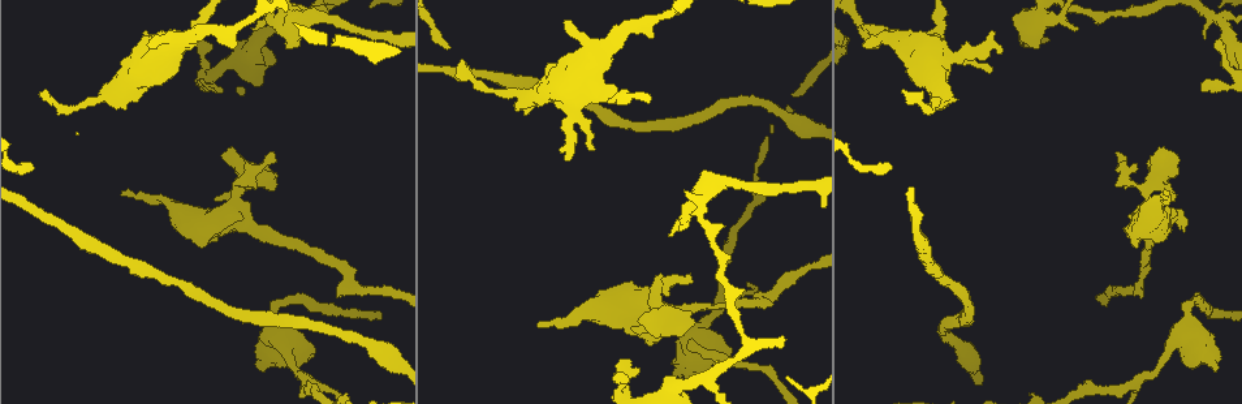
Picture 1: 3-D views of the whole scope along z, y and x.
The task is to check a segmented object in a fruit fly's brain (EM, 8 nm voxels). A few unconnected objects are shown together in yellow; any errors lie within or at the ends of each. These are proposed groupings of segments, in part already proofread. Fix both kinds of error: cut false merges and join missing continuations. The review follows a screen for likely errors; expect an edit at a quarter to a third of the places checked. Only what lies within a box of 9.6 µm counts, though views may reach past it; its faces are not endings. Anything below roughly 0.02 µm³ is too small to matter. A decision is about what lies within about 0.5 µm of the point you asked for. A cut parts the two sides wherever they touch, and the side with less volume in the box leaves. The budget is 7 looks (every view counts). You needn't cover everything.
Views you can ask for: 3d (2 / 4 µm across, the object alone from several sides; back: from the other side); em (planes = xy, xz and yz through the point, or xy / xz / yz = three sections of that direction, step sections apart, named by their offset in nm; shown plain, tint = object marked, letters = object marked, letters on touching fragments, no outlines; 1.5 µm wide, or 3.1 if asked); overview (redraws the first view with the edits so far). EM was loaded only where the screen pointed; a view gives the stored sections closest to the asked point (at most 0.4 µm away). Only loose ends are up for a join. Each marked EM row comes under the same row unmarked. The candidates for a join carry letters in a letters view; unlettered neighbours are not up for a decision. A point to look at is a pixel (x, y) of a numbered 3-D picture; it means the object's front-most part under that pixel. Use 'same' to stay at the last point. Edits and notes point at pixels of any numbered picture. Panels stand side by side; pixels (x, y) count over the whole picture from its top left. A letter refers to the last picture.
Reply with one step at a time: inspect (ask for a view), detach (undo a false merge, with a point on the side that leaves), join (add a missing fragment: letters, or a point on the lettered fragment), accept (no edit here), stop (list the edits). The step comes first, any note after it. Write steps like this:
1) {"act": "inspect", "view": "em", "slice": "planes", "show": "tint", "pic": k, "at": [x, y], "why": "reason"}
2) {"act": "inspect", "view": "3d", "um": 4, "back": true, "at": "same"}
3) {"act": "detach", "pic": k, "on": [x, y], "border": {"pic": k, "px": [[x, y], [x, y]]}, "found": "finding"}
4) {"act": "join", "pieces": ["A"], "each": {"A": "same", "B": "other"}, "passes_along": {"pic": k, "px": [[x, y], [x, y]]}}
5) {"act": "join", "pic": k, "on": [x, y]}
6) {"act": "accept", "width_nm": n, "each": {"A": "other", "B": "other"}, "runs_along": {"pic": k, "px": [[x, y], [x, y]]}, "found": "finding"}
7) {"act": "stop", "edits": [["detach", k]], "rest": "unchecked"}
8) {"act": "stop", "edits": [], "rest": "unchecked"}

{"act": "inspect", "view": "3d", "um": 2, "pic": 1, "at": [1200, 87], "why": "tapers out"}

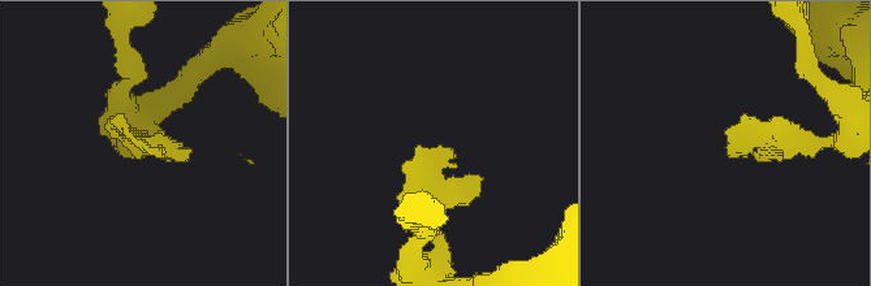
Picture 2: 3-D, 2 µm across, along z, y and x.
{"act": "inspect", "view": "em", "slice": "planes", "show": "letters", "pic": 2, "at": [129, 138], "why": "need the tissue"}

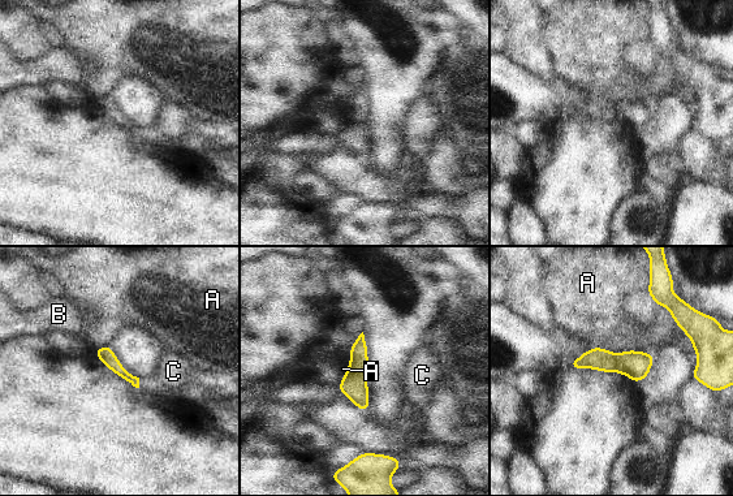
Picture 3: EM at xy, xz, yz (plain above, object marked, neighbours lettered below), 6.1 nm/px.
{"act": "accept", "longest_contact_nm": ["A", 190], "each": {"A": "other", "B": "other", "C": "other"}, "runs_along": {"pic": 3, "px": [[650, 357], [642, 362], [574, 363]]}, "found": "none of them fits"}

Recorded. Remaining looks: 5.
{"act": "inspect", "view": "3d", "um": 4, "pic": 1, "at": [1036, 20]}

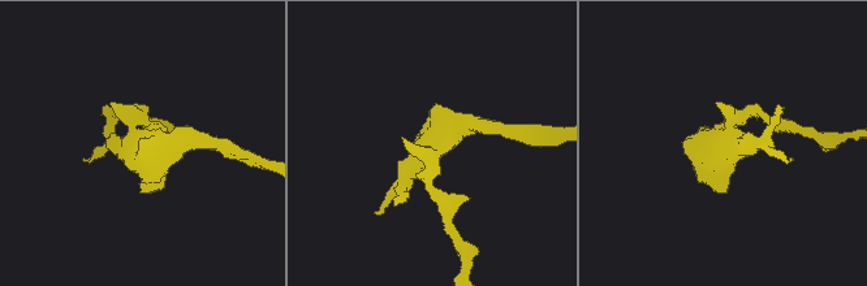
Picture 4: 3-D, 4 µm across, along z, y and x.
{"act": "inspect", "view": "em", "slice": "planes", "show": "letters", "pic": 4, "at": [720, 145], "why": "now the EM"}

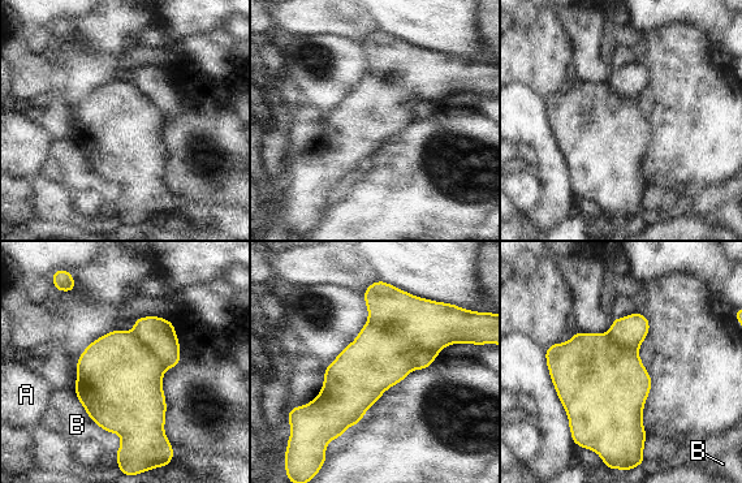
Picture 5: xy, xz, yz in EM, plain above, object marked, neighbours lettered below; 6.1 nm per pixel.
{"act": "detach", "pic": 5, "on": [121, 378], "each": {"A": "other", "B": "other"}, "border": {"pic": 5, "px": [[133, 330], [133, 333], [165, 369]]}, "found": "a second cell is stuck on"}

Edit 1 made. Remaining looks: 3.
{"act": "inspect", "view": "em", "slice": "yz", "step": 8, "show": "letters", "pic": 1, "at": [120, 194], "why": "free end"}

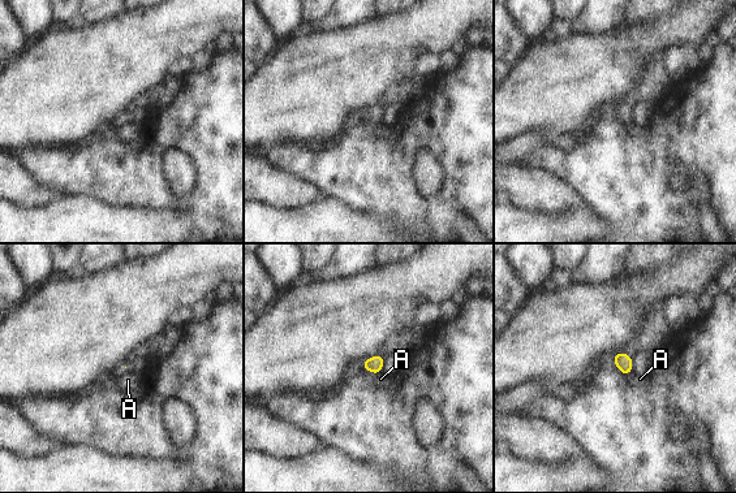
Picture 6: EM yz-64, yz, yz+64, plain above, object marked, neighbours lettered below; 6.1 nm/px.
{"act": "accept", "each": {"A": "other"}, "border": {"pic": 6, "px": [[382, 371], [374, 375]]}, "found": "no lettered fragment goes on from it"}

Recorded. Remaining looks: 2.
{"act": "stop", "edits": [["detach", 5]], "rest": "unchecked"}

